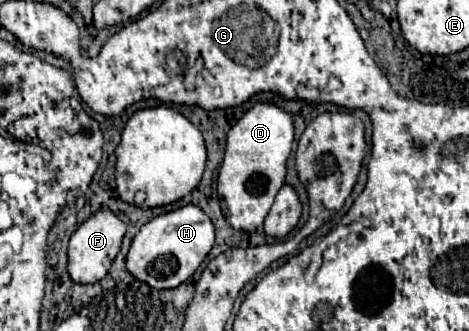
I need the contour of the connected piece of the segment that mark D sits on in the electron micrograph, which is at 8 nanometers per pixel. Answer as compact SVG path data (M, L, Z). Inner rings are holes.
M257 103L249 109L227 133L225 157L217 177L217 193L225 203L227 221L233 229L255 231L263 227L263 219L269 213L275 195L285 183L287 157L293 145L293 119L283 109Z

